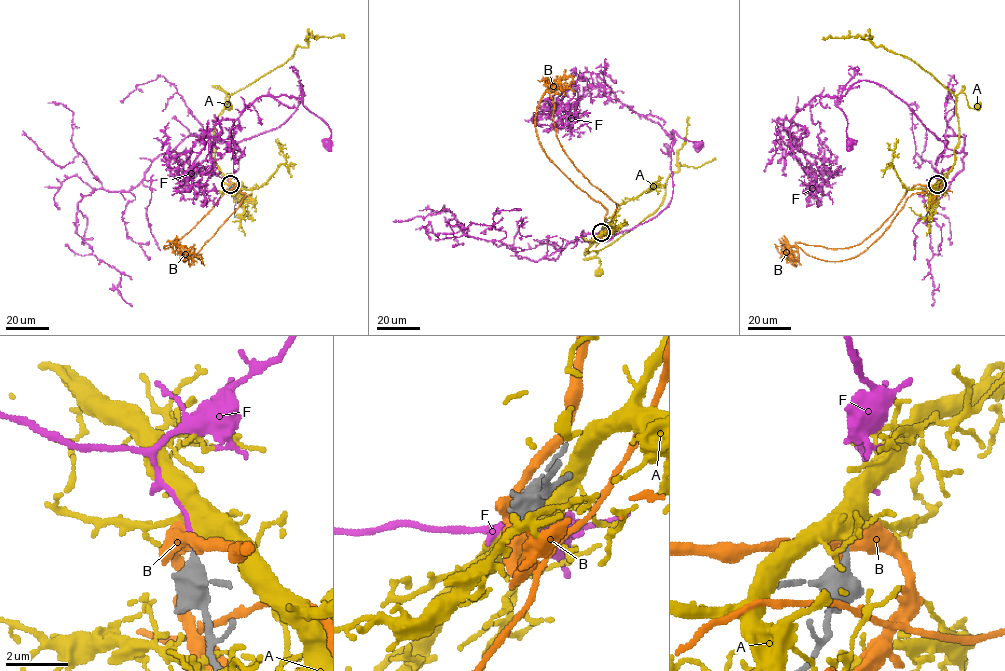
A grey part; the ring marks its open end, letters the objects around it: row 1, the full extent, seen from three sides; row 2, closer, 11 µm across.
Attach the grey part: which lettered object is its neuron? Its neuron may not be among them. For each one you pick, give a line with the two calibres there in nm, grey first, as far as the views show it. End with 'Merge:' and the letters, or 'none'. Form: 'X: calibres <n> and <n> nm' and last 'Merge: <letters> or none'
F: calibres 360 and 170 nm
Merge: F

